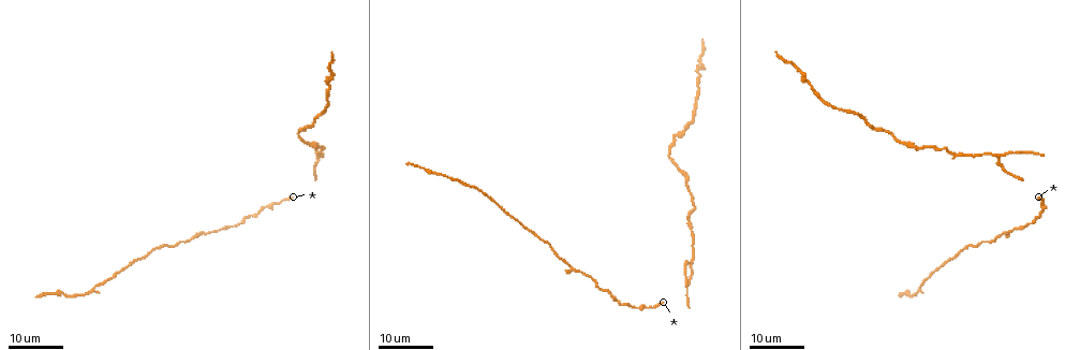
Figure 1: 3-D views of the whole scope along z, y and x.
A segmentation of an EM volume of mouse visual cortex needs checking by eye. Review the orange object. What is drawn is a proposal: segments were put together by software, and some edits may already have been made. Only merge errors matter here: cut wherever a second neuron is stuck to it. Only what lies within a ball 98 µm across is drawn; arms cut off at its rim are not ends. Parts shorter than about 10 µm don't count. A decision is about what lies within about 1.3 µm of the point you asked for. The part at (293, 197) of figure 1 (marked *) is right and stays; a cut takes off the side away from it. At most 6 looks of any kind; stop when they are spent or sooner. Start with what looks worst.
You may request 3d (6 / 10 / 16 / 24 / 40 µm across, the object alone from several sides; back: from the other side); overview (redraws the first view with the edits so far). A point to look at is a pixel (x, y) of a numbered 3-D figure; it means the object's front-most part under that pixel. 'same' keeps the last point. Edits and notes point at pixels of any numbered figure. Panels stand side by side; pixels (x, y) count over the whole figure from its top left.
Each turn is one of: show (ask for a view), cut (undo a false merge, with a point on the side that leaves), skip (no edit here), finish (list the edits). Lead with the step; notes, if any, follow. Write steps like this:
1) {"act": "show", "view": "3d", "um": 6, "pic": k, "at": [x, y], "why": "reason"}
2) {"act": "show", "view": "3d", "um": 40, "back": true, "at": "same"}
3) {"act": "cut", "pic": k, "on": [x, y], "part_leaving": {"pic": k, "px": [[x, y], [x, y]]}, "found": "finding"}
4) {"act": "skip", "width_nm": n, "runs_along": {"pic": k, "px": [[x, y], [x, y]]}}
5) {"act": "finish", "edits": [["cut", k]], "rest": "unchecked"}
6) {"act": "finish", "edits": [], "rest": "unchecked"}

{"act": "show", "view": "3d", "um": 24, "pic": 1, "at": [602, 287], "why": "calibre changes"}

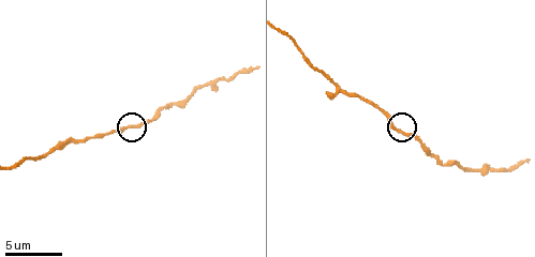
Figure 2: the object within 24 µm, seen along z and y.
{"act": "show", "view": "3d", "um": 10, "pic": 2, "at": [131, 128], "why": "zoom in"}

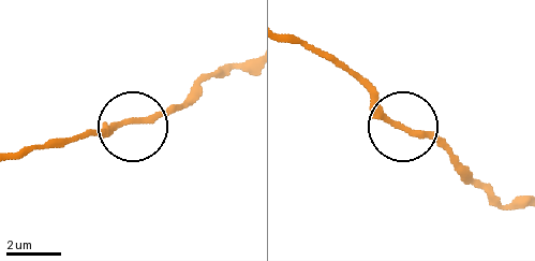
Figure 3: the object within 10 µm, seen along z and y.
{"act": "skip", "runs_along": {"pic": 3, "px": [[248, 60], [220, 68], [158, 118], [123, 120], [71, 139]]}, "found": "one neuron here"}

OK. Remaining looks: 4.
{"act": "show", "view": "3d", "um": 24, "pic": 1, "at": [943, 146], "why": "thin neck"}

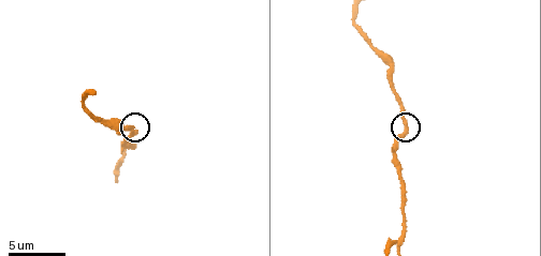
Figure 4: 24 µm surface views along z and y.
{"act": "show", "view": "3d", "um": 10, "pic": 4, "at": [406, 125]}

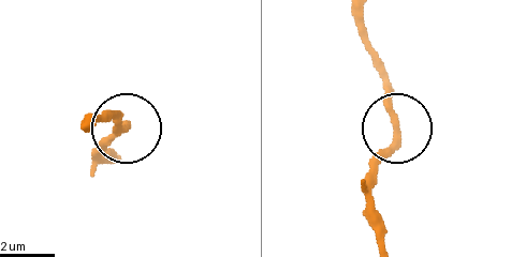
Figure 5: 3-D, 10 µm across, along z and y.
{"act": "skip", "width_nm": 260, "found": "continuous, no second neuron"}

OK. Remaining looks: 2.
{"act": "show", "view": "3d", "um": 16, "pic": 4, "at": [380, 51], "why": "thick turns thin"}

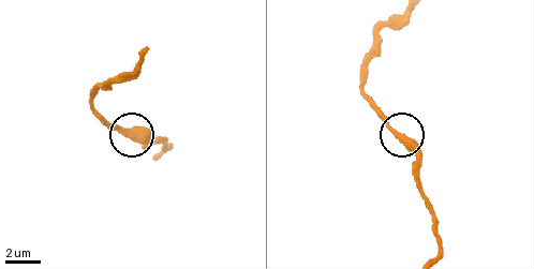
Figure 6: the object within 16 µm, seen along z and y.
{"act": "skip", "found": "one neuron here"}

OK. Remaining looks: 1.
{"act": "finish", "edits": [], "rest": "unchecked"}

